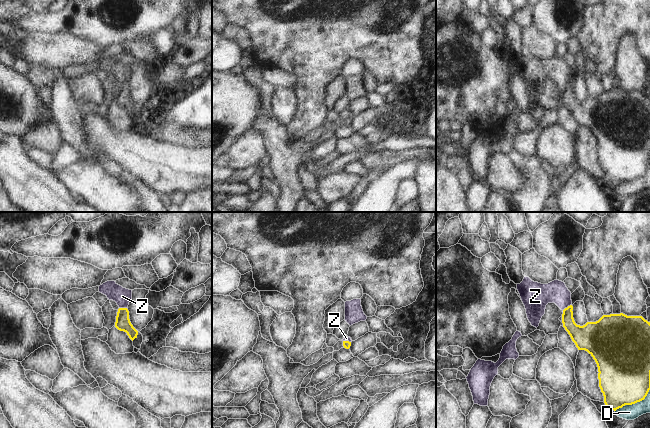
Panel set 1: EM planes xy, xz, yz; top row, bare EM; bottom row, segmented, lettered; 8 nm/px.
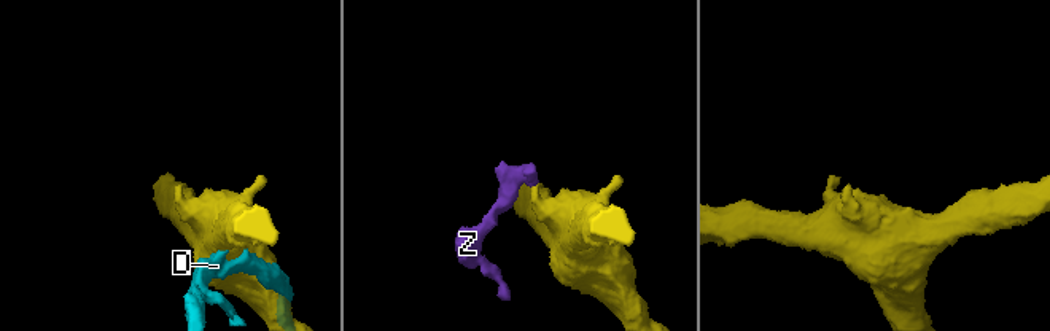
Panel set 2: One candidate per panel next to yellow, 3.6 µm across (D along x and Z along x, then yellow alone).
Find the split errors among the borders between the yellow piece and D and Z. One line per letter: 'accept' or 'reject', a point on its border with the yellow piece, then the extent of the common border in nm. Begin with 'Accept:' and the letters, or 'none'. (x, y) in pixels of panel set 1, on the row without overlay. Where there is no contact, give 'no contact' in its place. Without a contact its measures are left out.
Accept: none
D: reject; contact yz (634, 179); length 340 nm
Z: reject; contact yz (568, 82); length 90 nm

